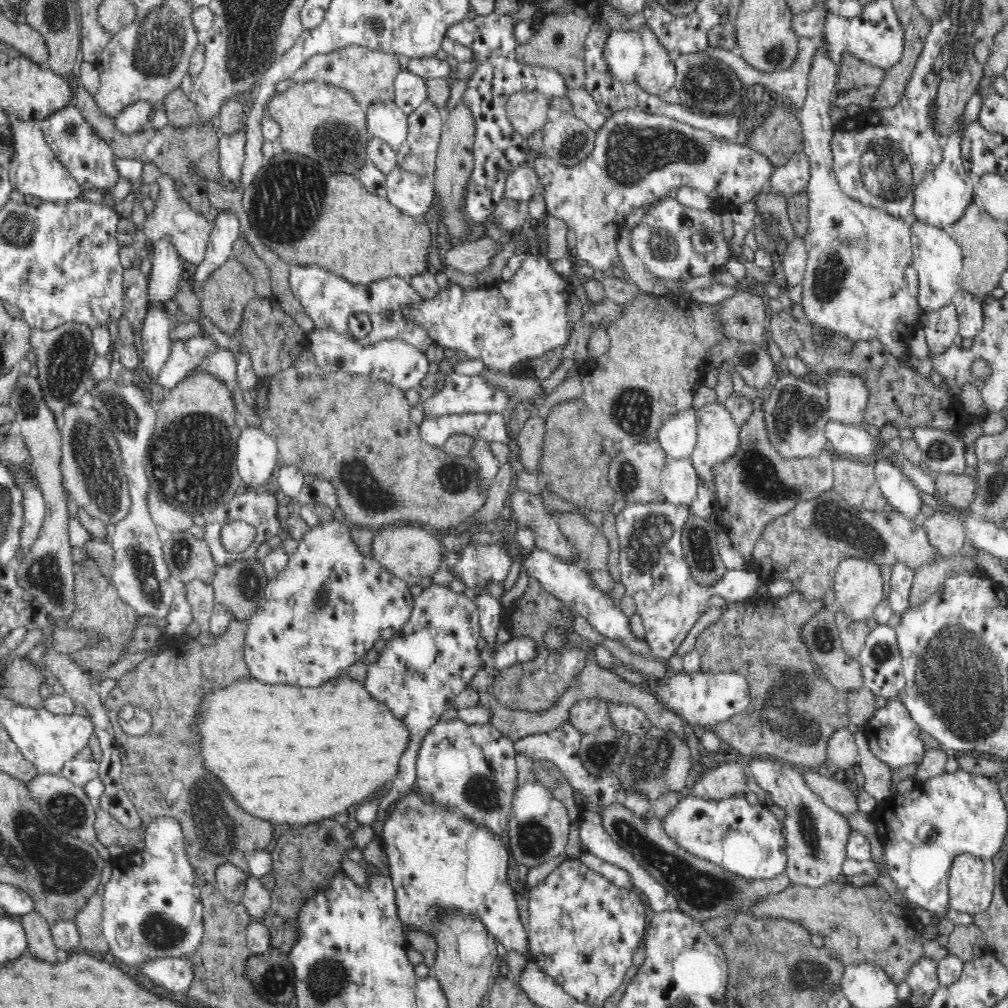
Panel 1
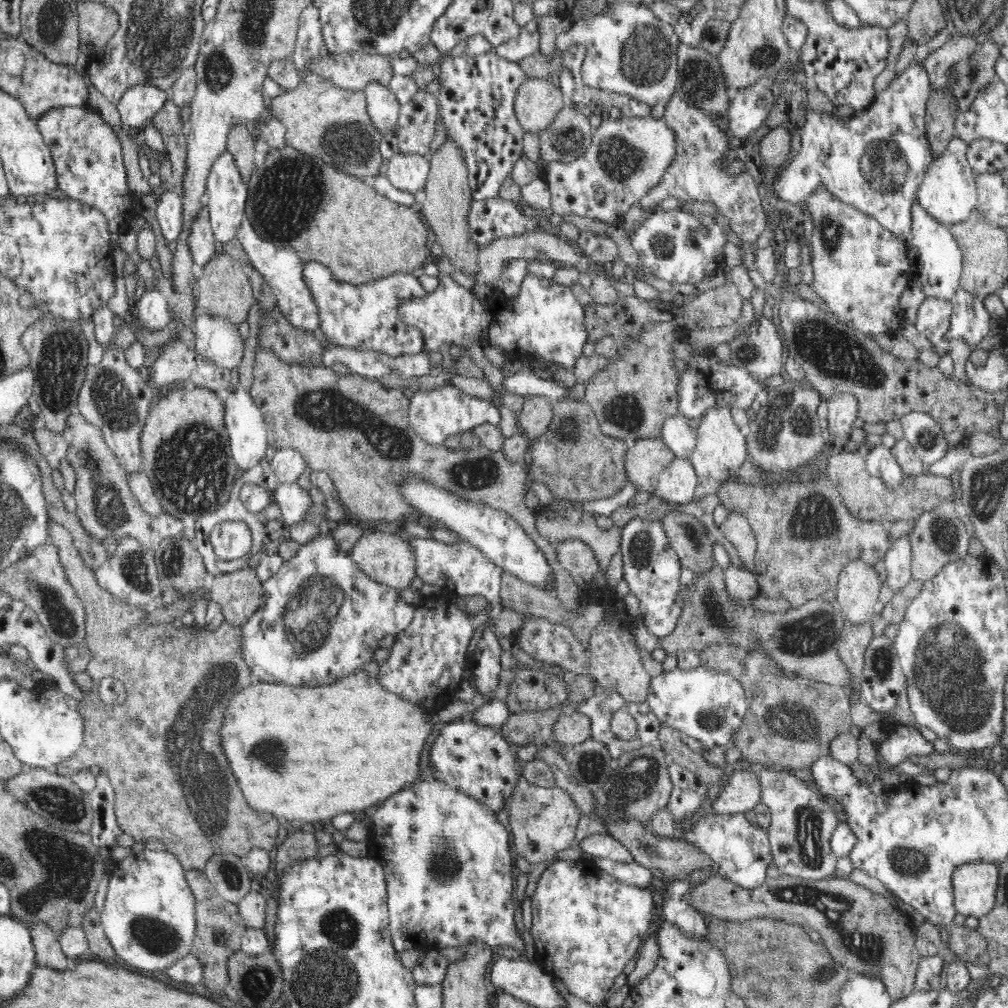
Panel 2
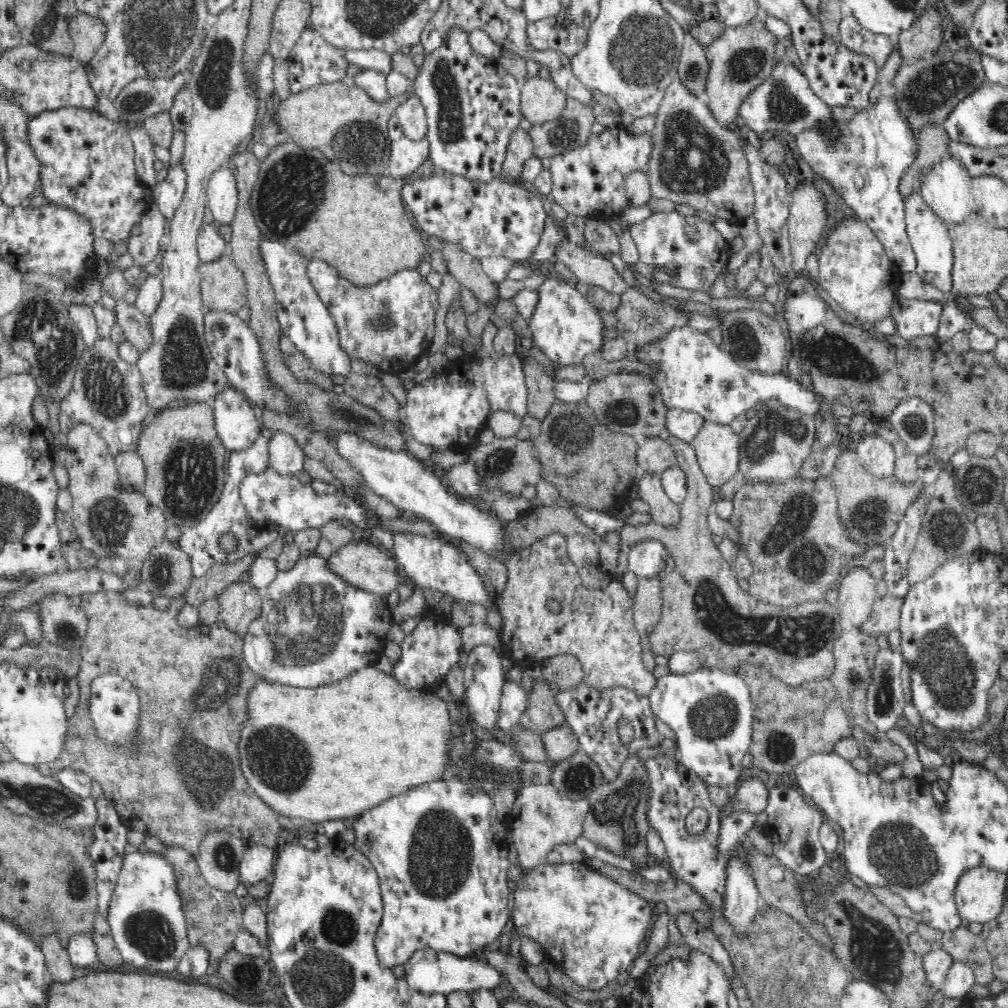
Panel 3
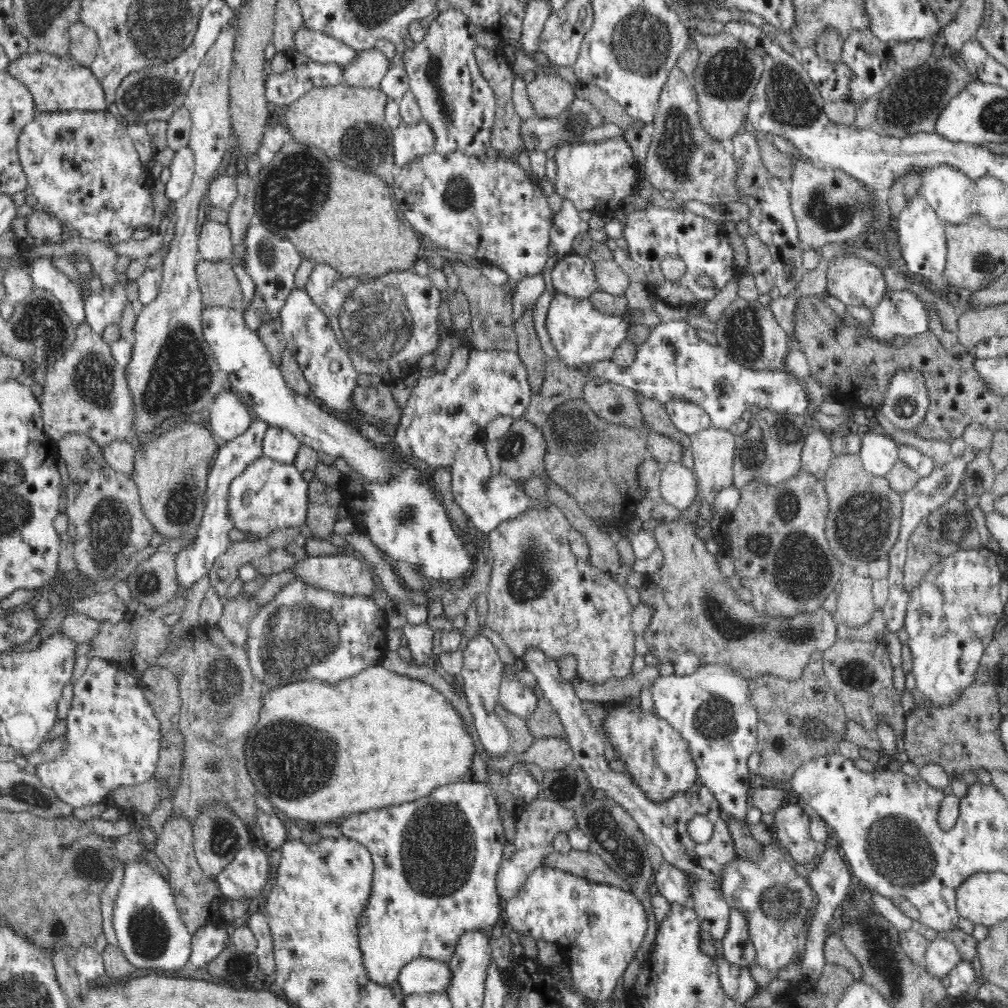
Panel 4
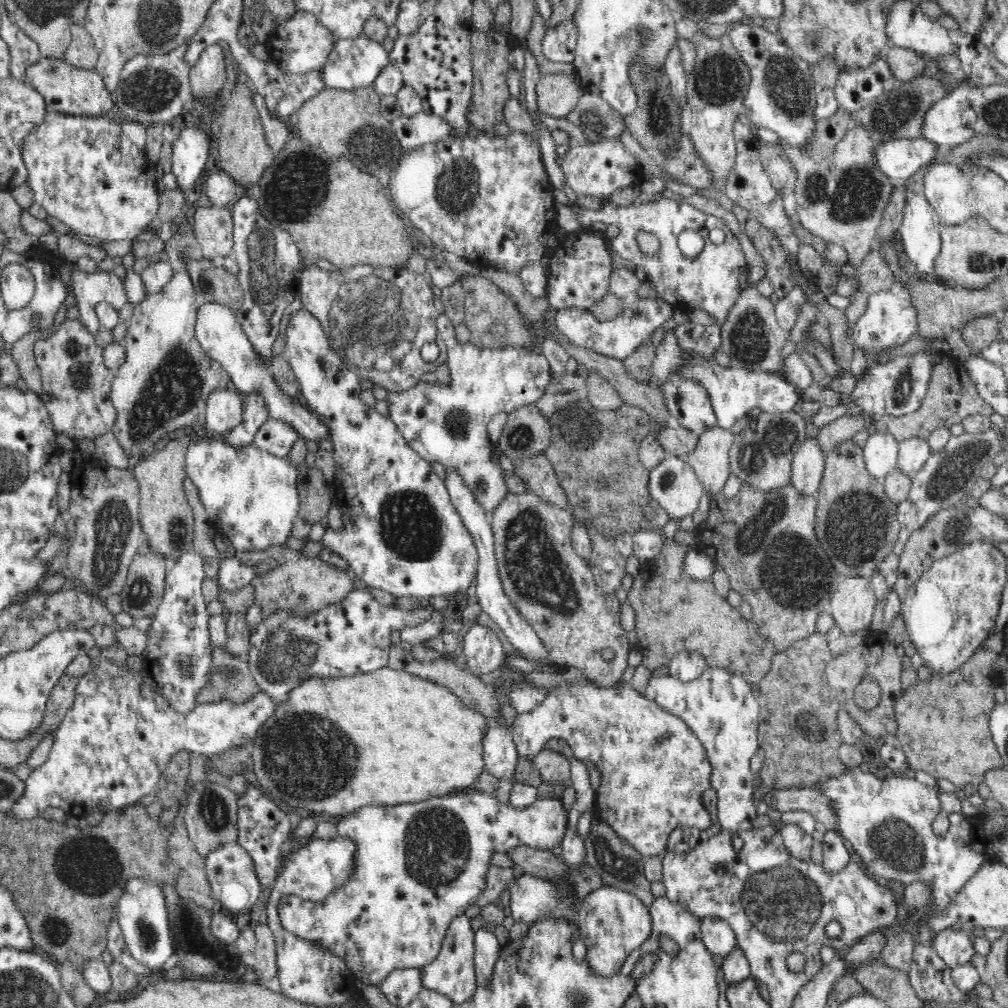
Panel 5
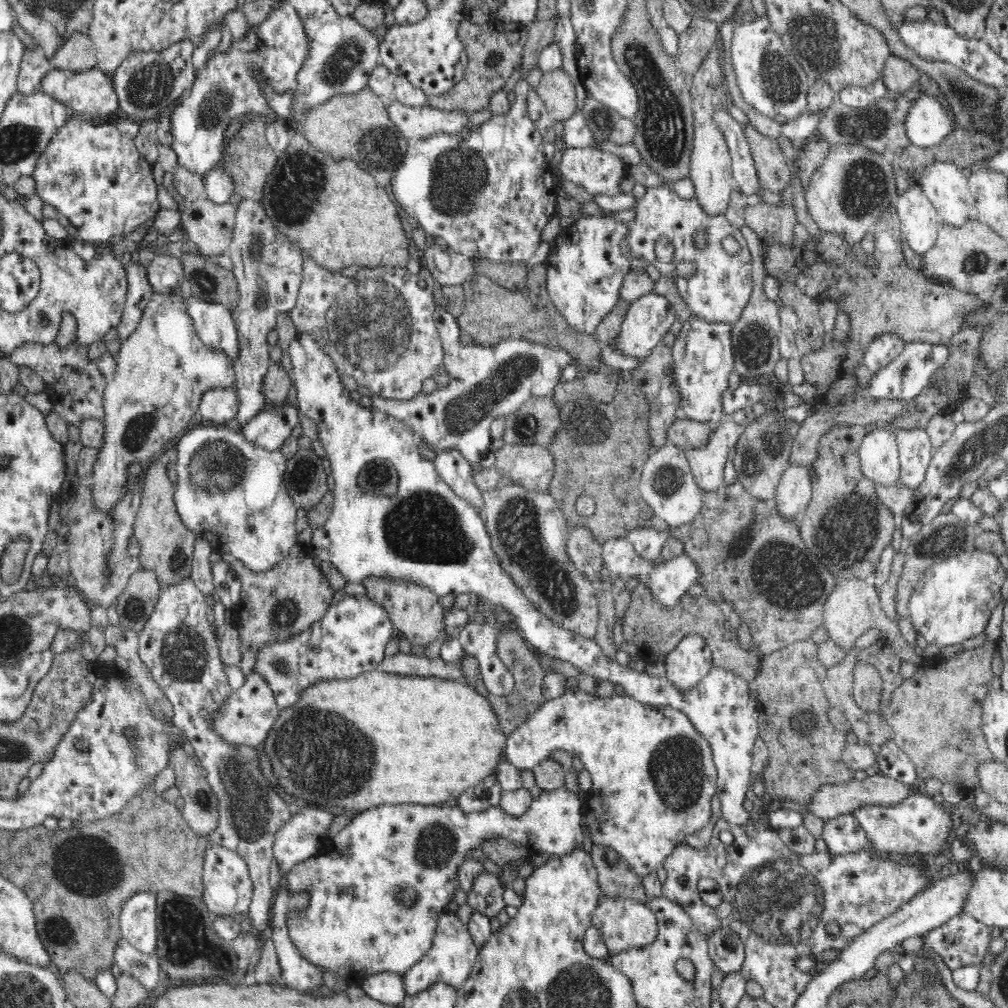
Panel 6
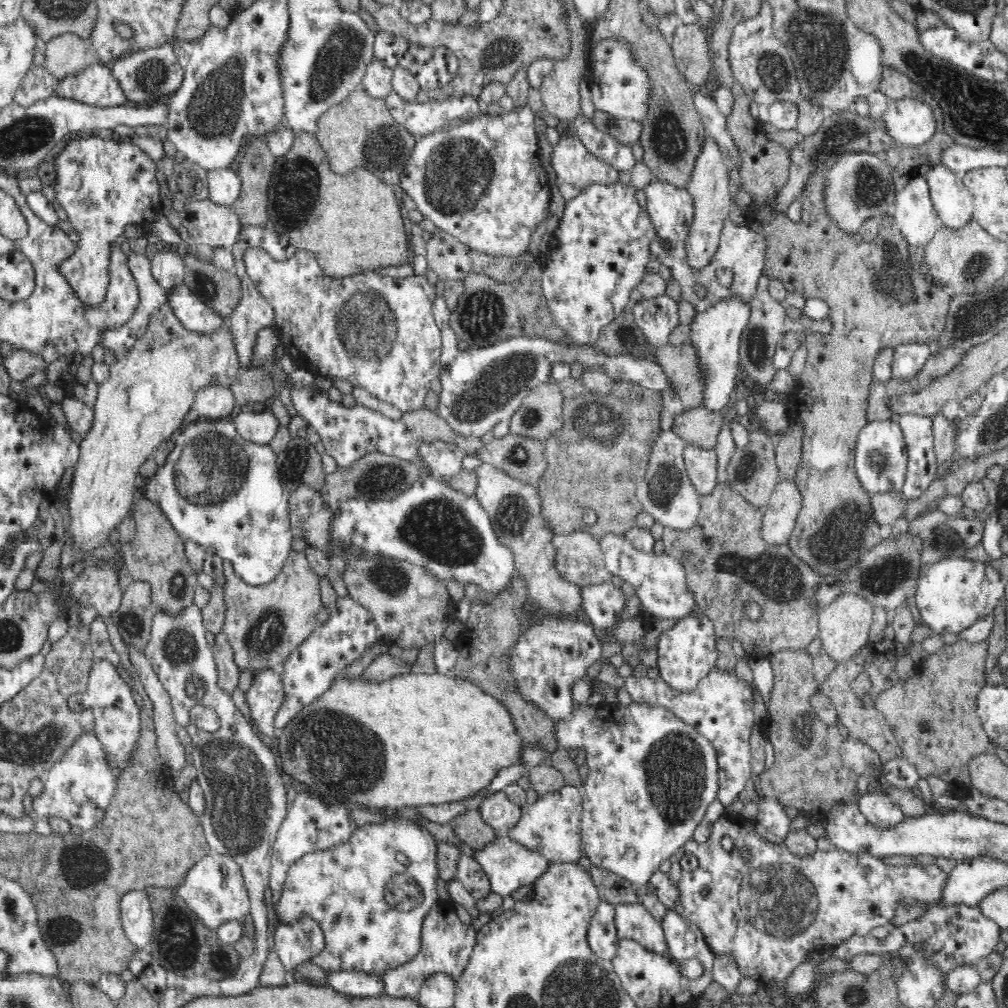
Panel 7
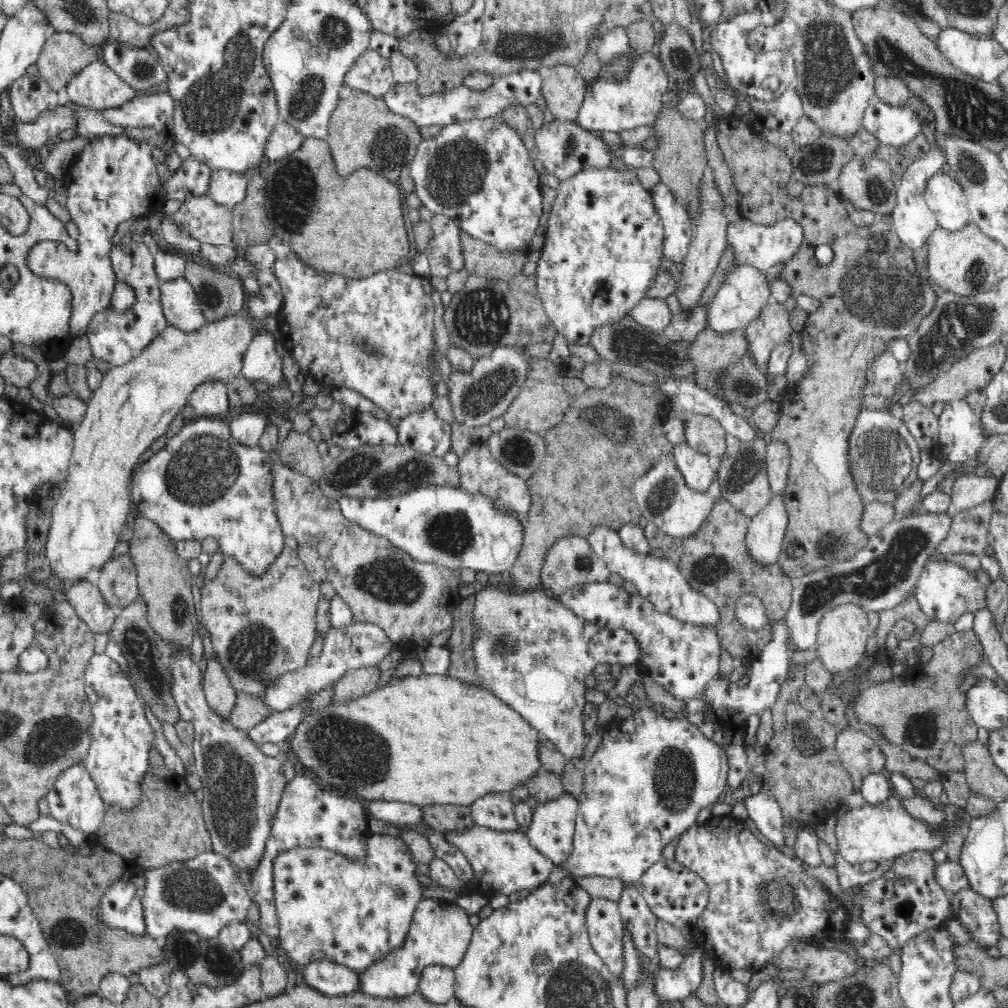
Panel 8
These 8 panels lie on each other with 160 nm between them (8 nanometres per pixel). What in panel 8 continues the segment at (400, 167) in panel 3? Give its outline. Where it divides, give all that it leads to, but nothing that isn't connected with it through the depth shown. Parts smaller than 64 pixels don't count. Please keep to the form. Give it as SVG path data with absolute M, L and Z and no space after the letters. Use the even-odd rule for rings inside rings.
M519 70L511 74L495 75L493 83L487 89L481 91L460 84L444 92L424 95L418 90L417 80L405 83L397 83L394 80L383 98L391 111L394 111L396 114L402 114L403 117L408 117L410 120L414 120L418 126L448 126L458 122L497 117L506 108L512 108L512 106L524 106L526 108L526 106L530 106L530 104L534 104L538 100L538 97L541 95L541 88L542 79L539 71Z

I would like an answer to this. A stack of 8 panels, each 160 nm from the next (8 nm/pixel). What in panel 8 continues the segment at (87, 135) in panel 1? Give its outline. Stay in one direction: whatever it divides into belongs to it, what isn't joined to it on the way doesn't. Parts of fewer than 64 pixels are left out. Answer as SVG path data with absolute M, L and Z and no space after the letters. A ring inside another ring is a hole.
M94 135L90 142L84 146L84 152L70 165L65 184L68 191L67 209L71 219L78 225L78 250L72 252L74 262L60 262L50 266L50 252L40 241L34 243L27 252L25 263L32 274L40 278L50 278L66 283L70 287L73 300L68 321L67 336L71 339L82 338L87 334L90 319L99 310L111 304L113 290L116 286L115 274L110 262L110 239L116 233L117 226L129 218L149 216L164 202L163 185L156 173L156 162L152 156L149 137L140 139L122 138L122 136Z

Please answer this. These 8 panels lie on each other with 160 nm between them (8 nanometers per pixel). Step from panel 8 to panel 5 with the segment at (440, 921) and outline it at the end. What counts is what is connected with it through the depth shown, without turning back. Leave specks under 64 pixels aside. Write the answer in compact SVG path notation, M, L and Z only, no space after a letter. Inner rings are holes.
M462 914L451 918L444 933L444 938L434 960L419 970L421 986L428 990L441 992L450 997L455 1005L459 1005L466 1002L475 989L474 931L468 917Z

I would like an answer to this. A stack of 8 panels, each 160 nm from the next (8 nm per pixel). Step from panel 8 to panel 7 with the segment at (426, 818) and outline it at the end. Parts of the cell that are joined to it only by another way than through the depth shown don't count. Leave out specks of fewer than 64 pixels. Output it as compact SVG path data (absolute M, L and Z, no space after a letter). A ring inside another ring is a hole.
M468 809L457 814L447 823L462 843L470 845L472 849L484 846L498 834L481 819L479 809Z

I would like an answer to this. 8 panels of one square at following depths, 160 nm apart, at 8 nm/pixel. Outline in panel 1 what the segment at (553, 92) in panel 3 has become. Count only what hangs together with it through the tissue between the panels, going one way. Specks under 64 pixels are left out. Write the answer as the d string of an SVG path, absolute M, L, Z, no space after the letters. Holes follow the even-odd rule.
M522 90L509 97L506 104L506 118L523 137L540 130L548 120L548 106L551 103L542 92Z

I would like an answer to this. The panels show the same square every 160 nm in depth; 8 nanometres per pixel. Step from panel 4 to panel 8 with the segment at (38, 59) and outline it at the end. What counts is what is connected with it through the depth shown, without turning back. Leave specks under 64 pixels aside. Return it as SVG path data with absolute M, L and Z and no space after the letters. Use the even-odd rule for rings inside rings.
M100 58L82 67L82 70L79 70L79 73L72 80L69 80L66 92L72 101L99 111L119 109L139 93L134 90L133 86L130 86L129 82L122 80L122 77L118 76Z

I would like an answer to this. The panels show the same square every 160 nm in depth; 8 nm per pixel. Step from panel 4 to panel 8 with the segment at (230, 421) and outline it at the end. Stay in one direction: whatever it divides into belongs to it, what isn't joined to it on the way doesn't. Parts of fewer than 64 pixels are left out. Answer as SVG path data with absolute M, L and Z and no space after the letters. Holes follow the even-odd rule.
M209 381L200 384L190 397L187 404L194 408L197 417L213 417L228 412L228 392L222 382Z

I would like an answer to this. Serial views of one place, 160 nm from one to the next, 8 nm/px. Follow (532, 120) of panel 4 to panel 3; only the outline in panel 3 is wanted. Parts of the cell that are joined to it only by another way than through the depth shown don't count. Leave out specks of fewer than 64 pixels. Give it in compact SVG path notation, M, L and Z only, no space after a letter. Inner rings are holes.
M568 101L562 116L541 125L532 125L533 155L538 158L566 154L584 146L592 134L594 113L580 101Z

